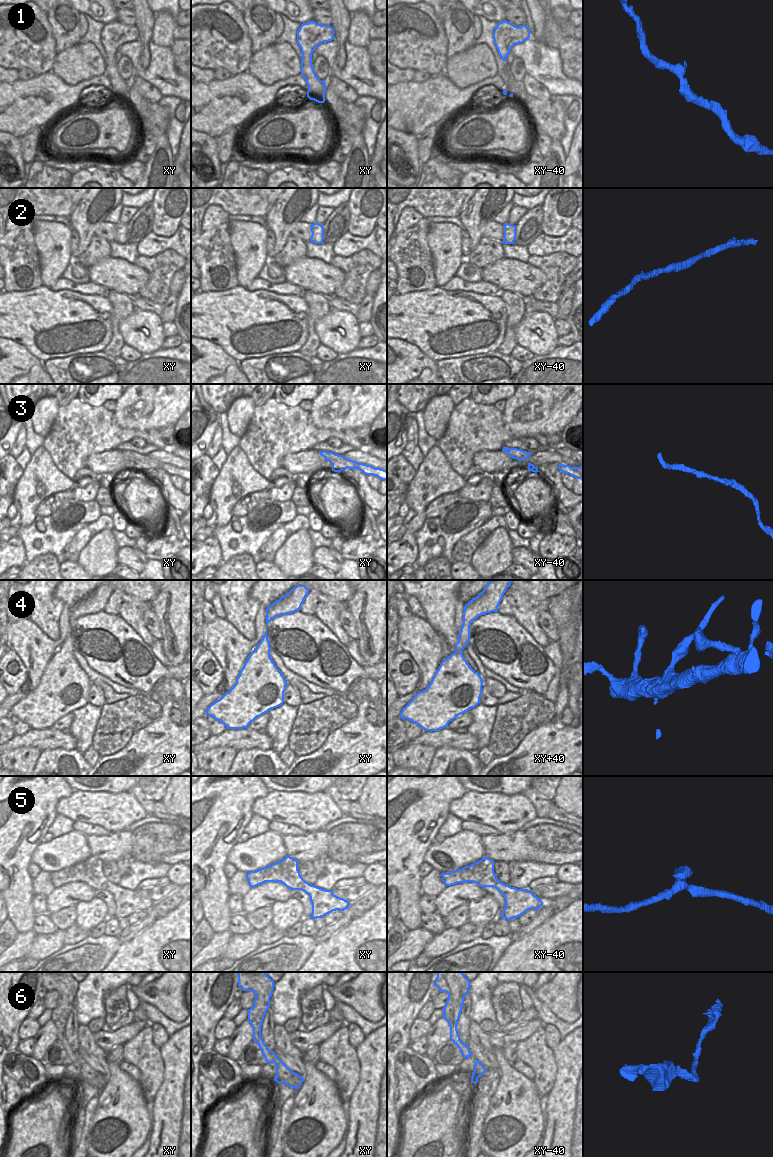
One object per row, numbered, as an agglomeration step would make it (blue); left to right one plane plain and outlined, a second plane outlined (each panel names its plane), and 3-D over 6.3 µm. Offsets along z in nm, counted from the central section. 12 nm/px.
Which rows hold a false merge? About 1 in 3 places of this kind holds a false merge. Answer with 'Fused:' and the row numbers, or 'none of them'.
Fused: none of them.

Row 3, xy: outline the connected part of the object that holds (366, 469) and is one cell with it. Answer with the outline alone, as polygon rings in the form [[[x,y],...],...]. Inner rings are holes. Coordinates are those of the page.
[[[319,451],[320,455],[323,456],[332,464],[332,471],[340,473],[343,469],[359,469],[366,476],[373,475],[377,476],[381,480],[387,480],[387,471],[381,468],[375,468],[371,465],[358,463],[356,461],[347,459],[344,455],[338,455],[329,451]]]

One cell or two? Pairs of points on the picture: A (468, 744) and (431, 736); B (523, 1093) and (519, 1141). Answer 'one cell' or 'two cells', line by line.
A: one cell
B: one cell

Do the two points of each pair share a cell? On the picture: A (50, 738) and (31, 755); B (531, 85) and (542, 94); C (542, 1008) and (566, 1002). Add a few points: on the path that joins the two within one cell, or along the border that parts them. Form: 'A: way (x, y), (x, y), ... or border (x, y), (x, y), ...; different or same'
A: border (14, 748), (37, 747), (41, 751); different
B: way (534, 88), (539, 91); same
C: border (537, 988), (536, 995), (565, 1022); different

